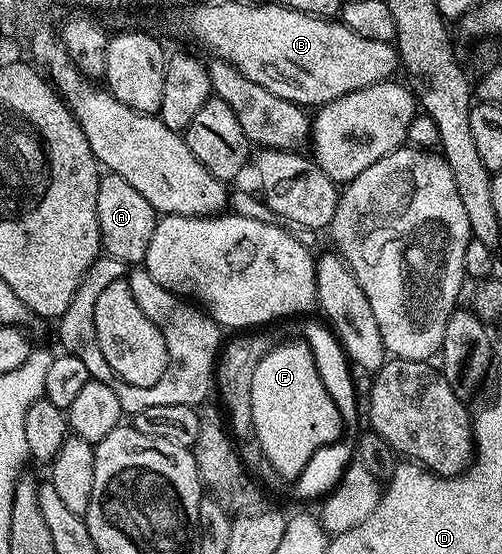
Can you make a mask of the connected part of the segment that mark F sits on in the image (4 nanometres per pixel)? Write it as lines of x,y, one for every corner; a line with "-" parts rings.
304,341
278,342
262,357
252,380
251,417
256,444
286,481
295,480
319,449
343,434
339,409
320,381
311,349

